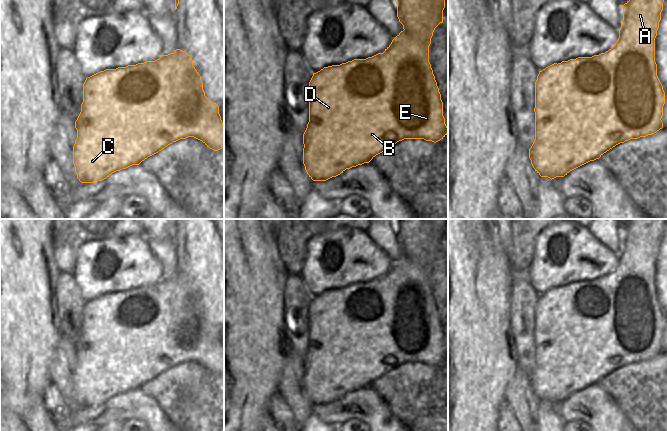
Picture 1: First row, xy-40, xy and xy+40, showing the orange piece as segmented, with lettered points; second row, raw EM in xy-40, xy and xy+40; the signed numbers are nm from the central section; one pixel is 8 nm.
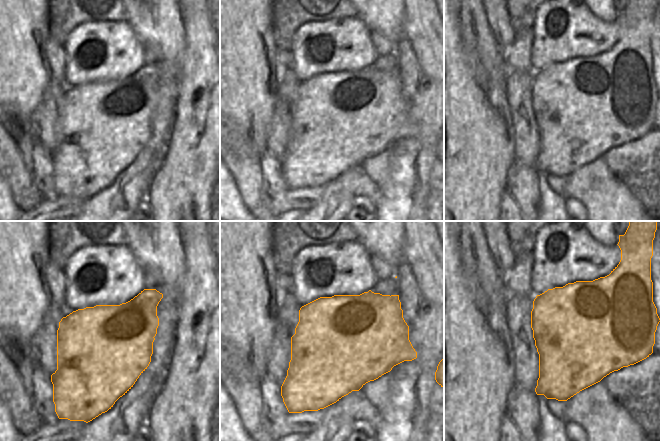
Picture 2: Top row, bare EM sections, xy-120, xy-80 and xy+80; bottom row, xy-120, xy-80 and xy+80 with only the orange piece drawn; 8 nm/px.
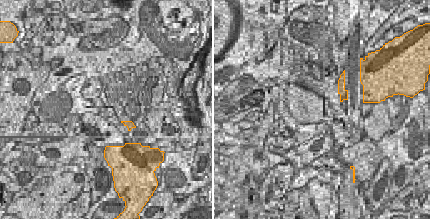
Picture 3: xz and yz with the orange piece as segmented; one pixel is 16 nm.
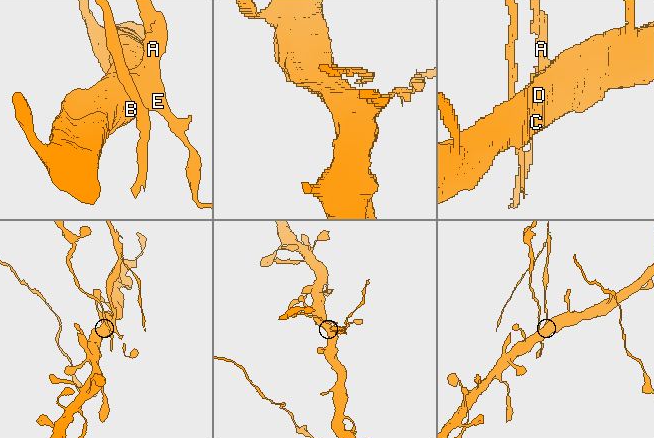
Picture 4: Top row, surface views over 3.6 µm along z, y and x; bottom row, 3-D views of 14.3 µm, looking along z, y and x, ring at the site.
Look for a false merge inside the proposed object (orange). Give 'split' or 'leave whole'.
split

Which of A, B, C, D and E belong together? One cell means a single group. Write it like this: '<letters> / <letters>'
A E / B C D

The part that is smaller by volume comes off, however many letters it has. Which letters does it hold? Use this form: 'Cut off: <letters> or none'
Cut off: A, E

